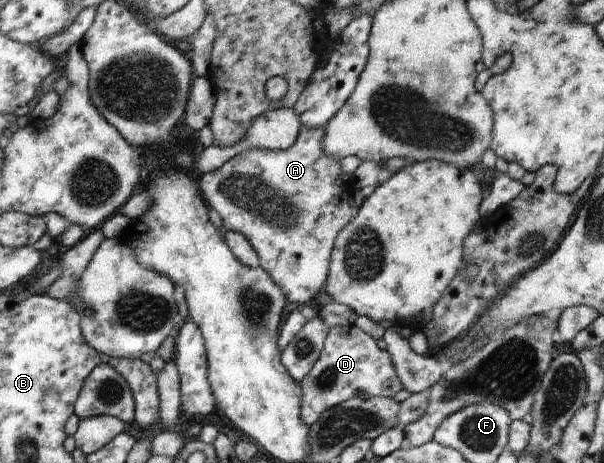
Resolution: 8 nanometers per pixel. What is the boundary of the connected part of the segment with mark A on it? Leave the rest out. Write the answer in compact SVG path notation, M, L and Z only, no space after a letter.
M305 125L300 126L300 131L296 143L291 148L272 151L265 149L250 149L239 153L225 164L222 164L216 171L205 173L197 176L198 187L202 199L204 200L207 208L213 208L223 221L222 230L235 231L241 233L251 243L253 250L257 253L260 260L260 266L267 274L274 280L277 286L283 291L285 298L288 301L295 302L295 304L307 304L315 299L319 293L323 292L324 284L326 283L329 274L329 261L330 254L333 250L335 239L339 231L349 224L350 220L354 219L357 214L357 209L350 203L351 197L355 192L355 179L353 174L347 174L341 169L340 160L335 160L324 153L324 146L322 145L324 134L326 130L323 127L308 127Z

